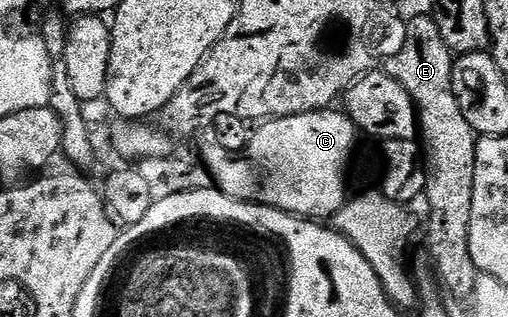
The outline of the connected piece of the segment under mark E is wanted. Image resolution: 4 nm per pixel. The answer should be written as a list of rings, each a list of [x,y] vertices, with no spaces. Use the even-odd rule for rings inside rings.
[[[435,17],[416,18],[407,23],[407,28],[408,37],[404,40],[404,47],[388,59],[386,73],[398,80],[398,84],[402,84],[416,102],[422,146],[426,151],[426,195],[428,194],[428,202],[432,205],[432,214],[436,217],[436,226],[440,230],[460,234],[457,242],[442,239],[440,246],[432,250],[432,262],[436,265],[436,272],[444,281],[445,288],[453,294],[452,298],[468,300],[475,292],[478,277],[474,260],[470,260],[467,237],[464,237],[470,224],[478,135],[470,128],[466,116],[462,116],[462,108],[452,90],[454,55],[446,40],[442,40],[442,32],[438,32]]]

